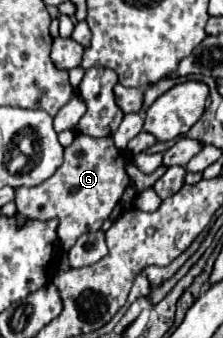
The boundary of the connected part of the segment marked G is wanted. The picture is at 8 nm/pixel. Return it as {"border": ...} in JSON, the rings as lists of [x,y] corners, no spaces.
{"border":[[[78,135],[74,143],[64,149],[64,163],[54,173],[54,177],[36,187],[16,189],[16,207],[20,215],[30,219],[48,221],[58,217],[58,239],[60,245],[68,251],[80,235],[102,227],[104,219],[118,205],[128,183],[130,177],[126,173],[126,161],[122,159],[122,151],[114,147],[110,139],[106,141]]]}

